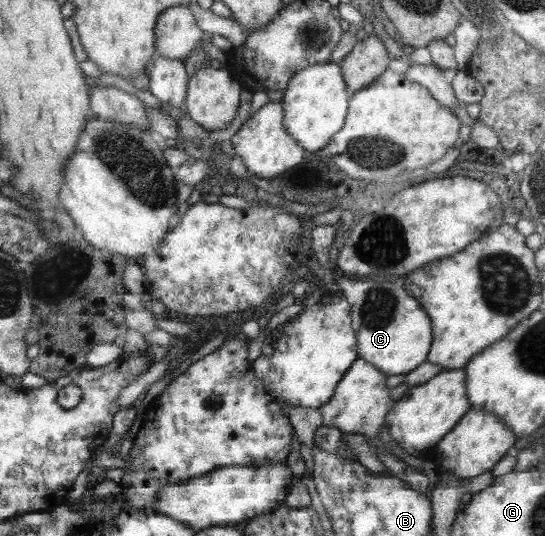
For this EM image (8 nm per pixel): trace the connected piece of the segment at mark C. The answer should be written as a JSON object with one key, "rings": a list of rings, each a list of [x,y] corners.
{"rings":[[[346,278],[335,280],[336,289],[350,304],[350,325],[358,335],[358,357],[369,362],[386,376],[407,374],[419,363],[426,362],[427,351],[433,344],[433,326],[430,316],[415,297],[393,283],[354,281]]]}

